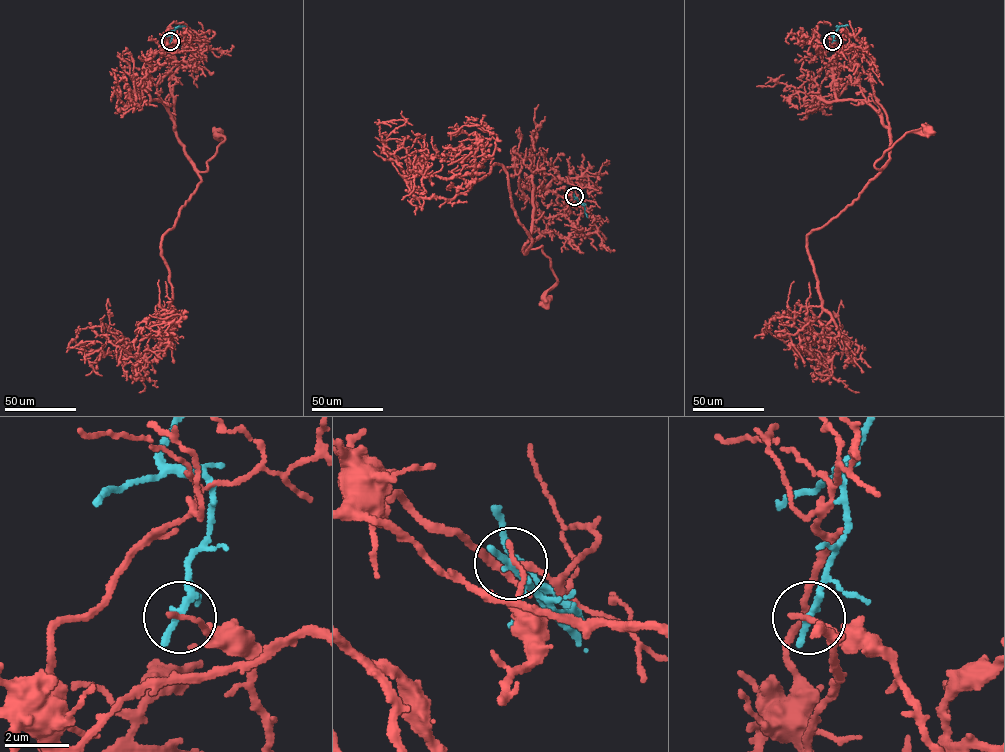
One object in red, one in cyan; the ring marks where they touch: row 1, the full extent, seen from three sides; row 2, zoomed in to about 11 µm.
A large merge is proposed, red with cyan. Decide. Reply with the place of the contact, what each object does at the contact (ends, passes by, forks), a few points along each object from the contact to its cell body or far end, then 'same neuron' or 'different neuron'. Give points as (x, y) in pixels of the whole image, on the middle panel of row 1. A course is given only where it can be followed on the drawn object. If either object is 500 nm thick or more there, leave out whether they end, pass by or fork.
place (574, 196); red ends; cyan ends; course red (574, 196), (533, 189), (532, 224), (522, 252), (542, 246), (549, 258), (557, 280), (546, 299); course cyan (574, 196), (585, 207), (587, 217); different neuron

